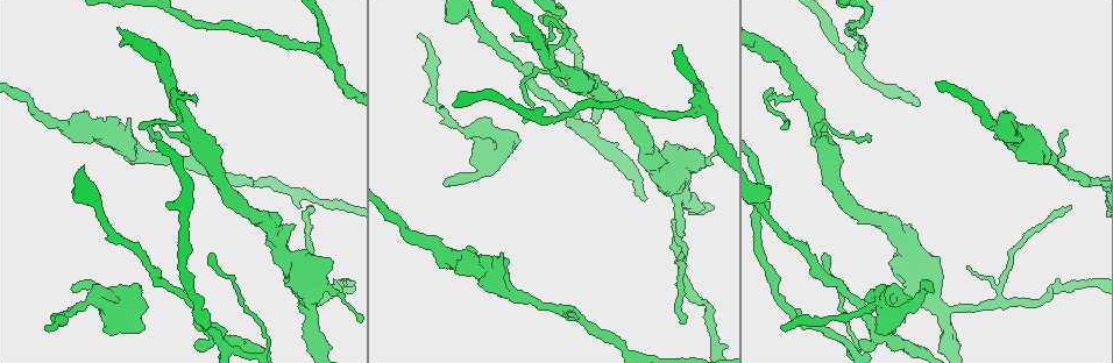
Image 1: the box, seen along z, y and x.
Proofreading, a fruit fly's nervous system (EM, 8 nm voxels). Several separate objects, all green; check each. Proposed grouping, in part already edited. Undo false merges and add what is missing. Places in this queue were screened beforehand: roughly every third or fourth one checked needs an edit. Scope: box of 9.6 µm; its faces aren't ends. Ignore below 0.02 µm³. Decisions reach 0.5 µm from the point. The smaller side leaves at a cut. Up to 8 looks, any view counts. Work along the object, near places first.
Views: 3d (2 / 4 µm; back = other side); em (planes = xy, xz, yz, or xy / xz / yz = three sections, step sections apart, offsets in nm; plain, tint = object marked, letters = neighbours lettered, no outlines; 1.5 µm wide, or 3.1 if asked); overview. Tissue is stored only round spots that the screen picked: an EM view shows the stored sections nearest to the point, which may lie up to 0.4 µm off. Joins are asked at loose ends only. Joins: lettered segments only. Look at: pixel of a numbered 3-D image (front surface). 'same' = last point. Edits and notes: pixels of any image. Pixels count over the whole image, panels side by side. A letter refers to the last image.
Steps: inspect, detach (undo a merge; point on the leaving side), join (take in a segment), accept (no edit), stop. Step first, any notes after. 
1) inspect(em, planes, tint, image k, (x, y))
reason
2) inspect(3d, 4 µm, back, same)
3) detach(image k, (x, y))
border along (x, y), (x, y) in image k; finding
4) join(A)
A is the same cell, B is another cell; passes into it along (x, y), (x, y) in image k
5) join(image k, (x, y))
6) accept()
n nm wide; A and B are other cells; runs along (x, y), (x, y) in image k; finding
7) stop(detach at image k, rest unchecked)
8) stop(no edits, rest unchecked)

inspect(3d, 2 µm, image 1, (44, 329))
long arm stops here

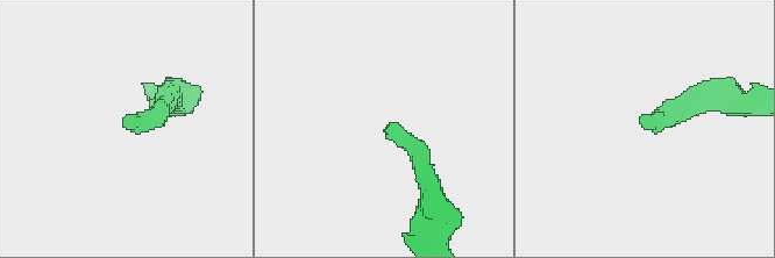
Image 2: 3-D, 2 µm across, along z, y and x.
inspect(em, planes, plain, image 2, (385, 134))

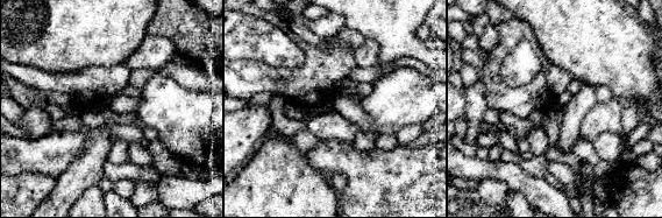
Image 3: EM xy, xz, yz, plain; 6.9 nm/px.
inspect(em, planes, letters, same)

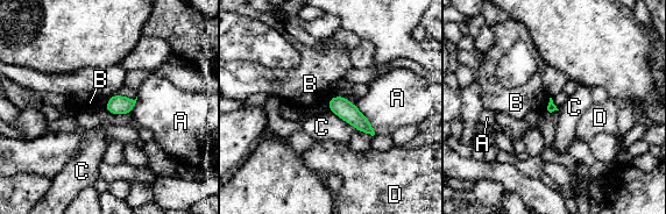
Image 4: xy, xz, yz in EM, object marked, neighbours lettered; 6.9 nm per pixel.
accept()
A, B, C and D are other cells; border along (331, 111), (355, 128) in image 4; no lettered segment goes on from it

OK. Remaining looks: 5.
inspect(3d, 2 µm, image 1, (576, 317))
tapers out

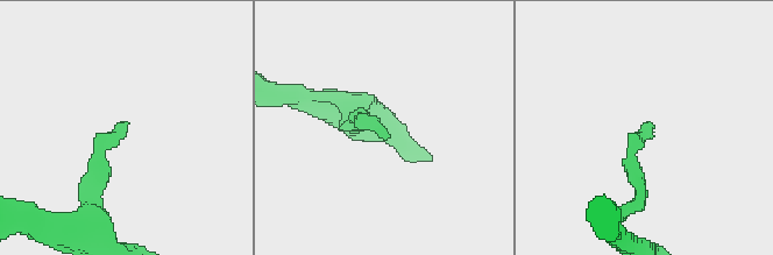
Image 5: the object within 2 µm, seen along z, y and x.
inspect(em, planes, letters, image 5, (386, 139))

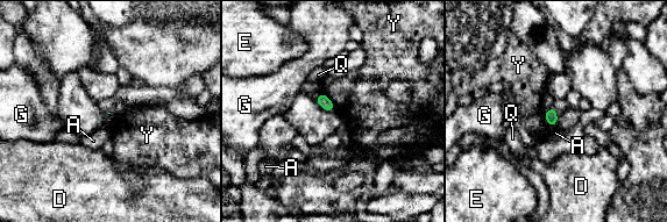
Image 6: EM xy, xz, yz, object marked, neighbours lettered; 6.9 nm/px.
accept()
A, D, E, G, Q and Y are other cells; border along (323, 91), (333, 104), (335, 110) in image 6; no lettered segment goes on from it

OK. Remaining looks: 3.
inspect(3d, 2 µm, image 1, (930, 290))
branch stops here

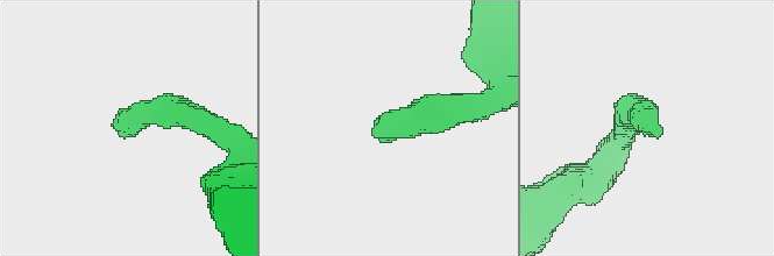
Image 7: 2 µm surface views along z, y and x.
inspect(em, xy, step 4, tint, image 7, (651, 135))
need the tissue

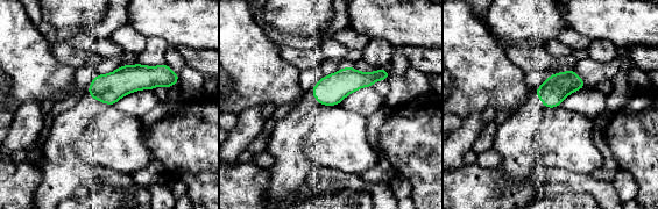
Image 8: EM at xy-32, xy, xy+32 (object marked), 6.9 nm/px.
inspect(em, planes, letters, same)

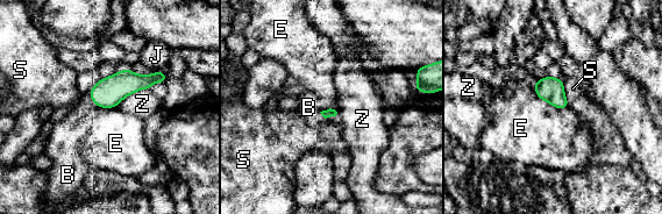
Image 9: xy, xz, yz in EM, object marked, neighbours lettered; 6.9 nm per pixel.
join(B)
S touches over 280 nm; B is the same cell, E, J, S and Z are other cells; the neuron continues

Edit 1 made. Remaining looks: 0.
stop(join at image 9, rest unchecked)

